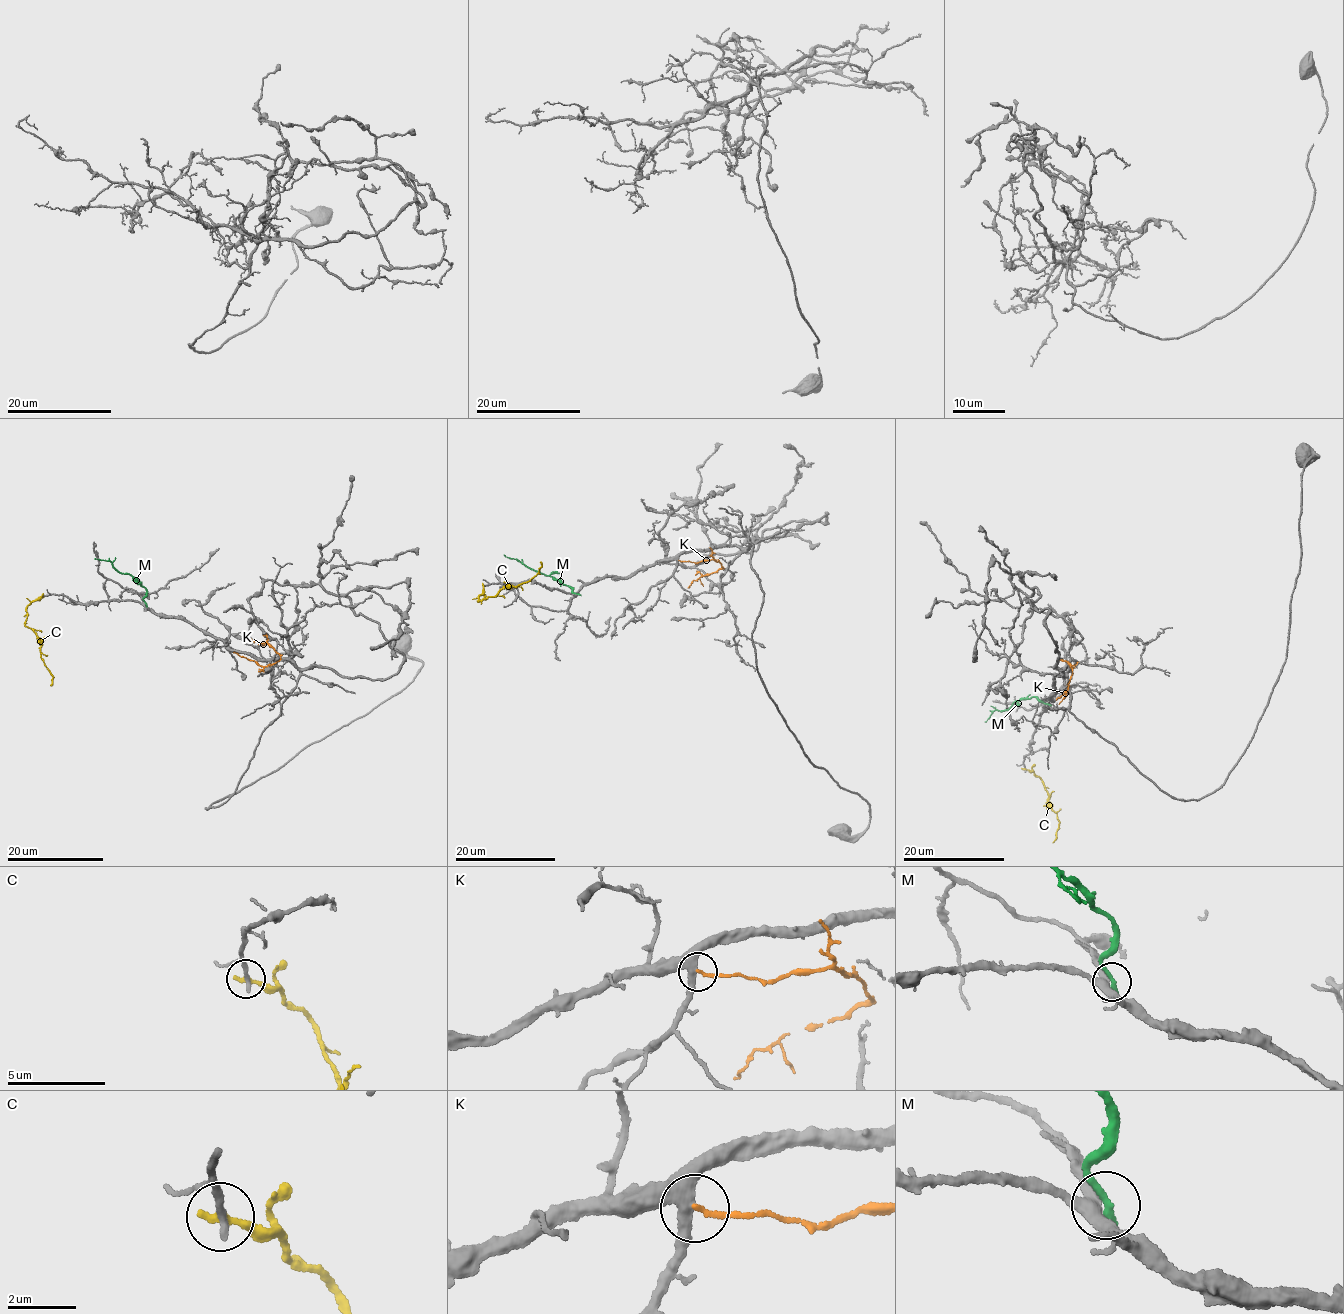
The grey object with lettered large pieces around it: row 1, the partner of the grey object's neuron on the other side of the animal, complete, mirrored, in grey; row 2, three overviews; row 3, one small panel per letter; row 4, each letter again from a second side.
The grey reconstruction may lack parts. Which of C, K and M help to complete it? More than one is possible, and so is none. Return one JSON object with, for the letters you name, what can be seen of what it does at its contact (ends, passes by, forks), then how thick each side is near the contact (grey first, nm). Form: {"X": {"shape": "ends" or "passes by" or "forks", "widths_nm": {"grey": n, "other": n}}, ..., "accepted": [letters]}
{"accepted": []}

